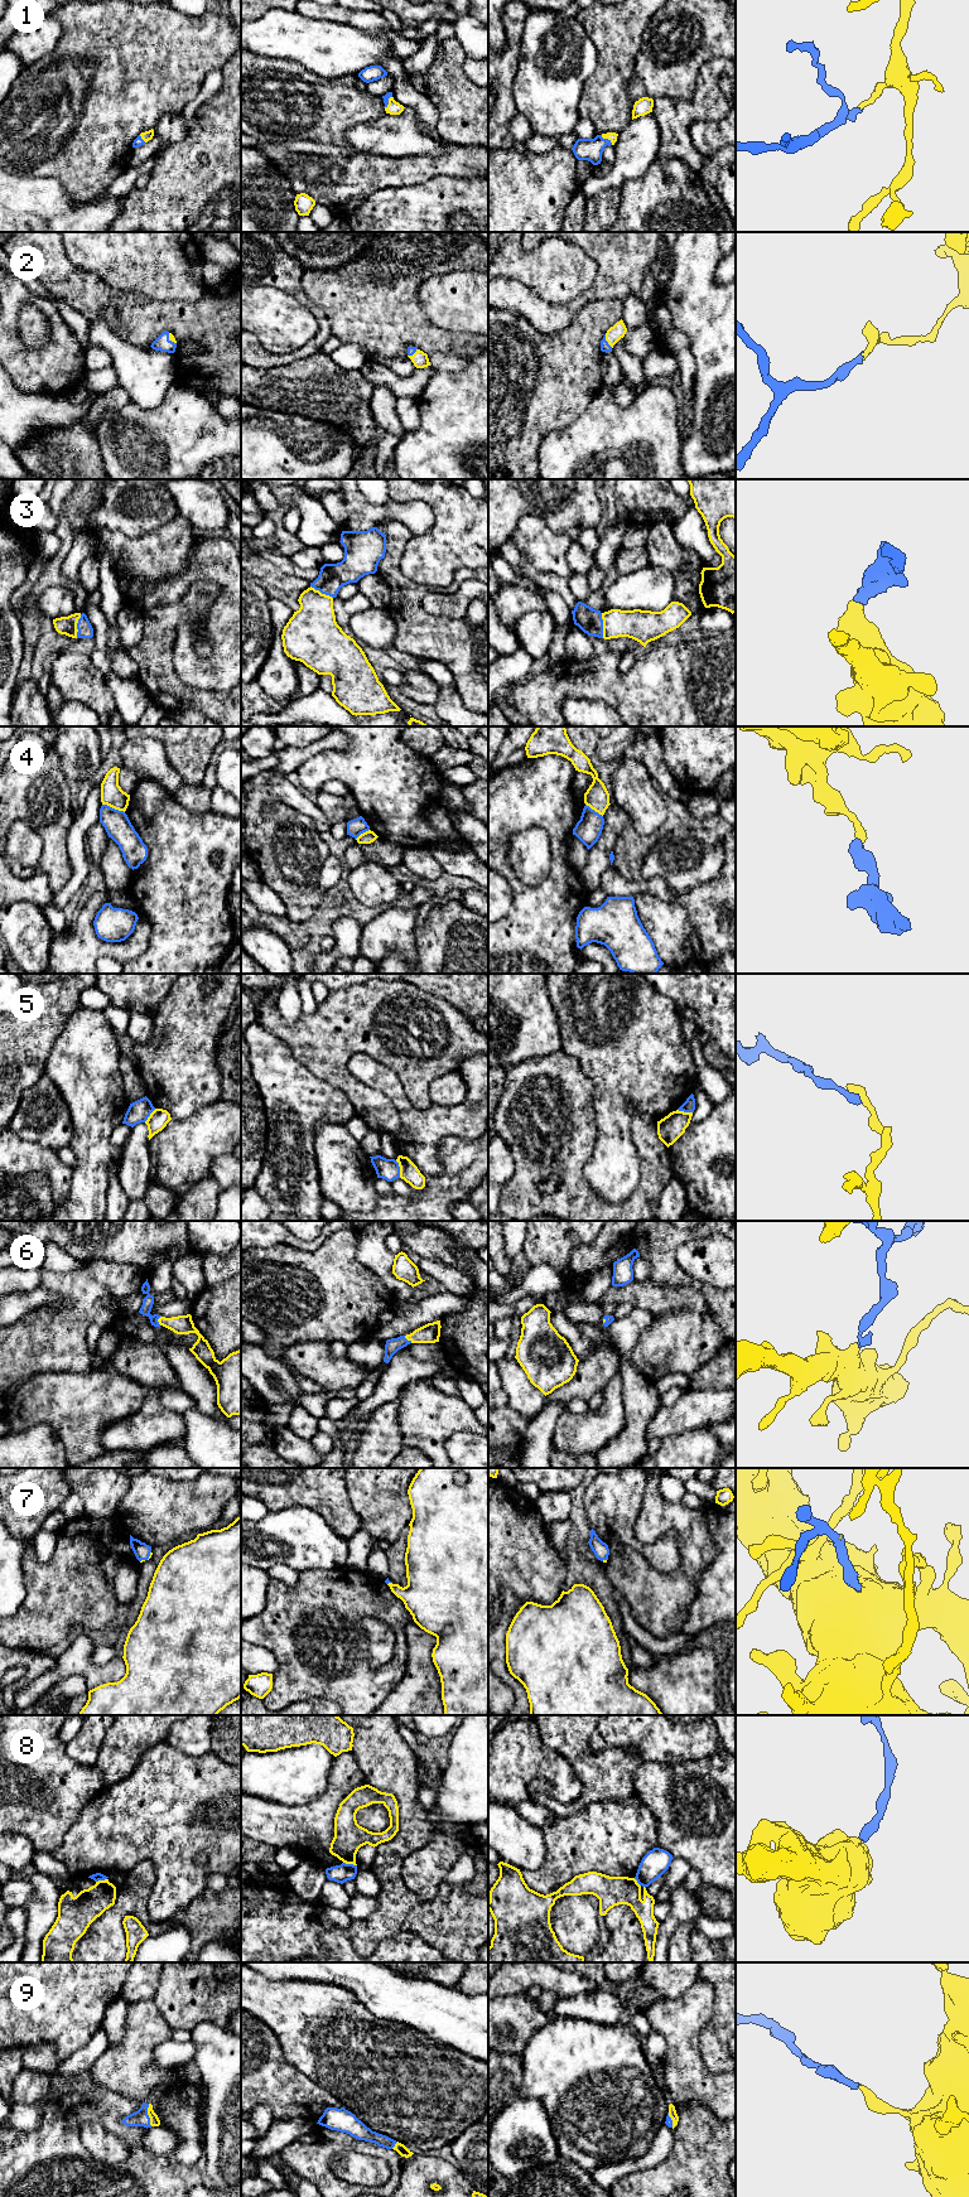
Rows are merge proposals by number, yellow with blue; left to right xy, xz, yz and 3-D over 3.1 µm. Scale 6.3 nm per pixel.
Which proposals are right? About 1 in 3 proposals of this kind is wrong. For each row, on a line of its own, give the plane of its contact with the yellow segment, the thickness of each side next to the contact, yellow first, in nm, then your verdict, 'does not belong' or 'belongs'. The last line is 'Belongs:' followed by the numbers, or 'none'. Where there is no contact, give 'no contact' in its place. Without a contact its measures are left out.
1: contact in yz; calibres 60 and 140 nm; belongs
2: contact in yz; calibres 100 and 60 nm; belongs
3: contact in yz; calibres 200 and 160 nm; belongs
4: contact in xy; calibres 140 and 160 nm; does not belong
5: contact in xz; calibres 120 and 140 nm; does not belong
6: contact in xz; calibres 130 and 90 nm; belongs
7: contact in xy; calibres 20 and 100 nm; belongs
8: contact in xz; calibres 190 and 120 nm; does not belong
9: contact in xy; calibres 60 and 110 nm; belongs
Belongs: 1, 2, 3, 6, 7, 9

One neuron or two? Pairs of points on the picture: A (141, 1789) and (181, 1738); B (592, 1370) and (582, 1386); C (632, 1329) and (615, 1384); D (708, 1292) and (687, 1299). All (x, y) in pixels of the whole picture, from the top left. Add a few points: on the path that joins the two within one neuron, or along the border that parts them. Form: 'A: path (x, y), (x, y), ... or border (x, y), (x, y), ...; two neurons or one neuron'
A: border (163, 1743), (187, 1754), (202, 1754); two neurons
B: path (592, 1374), (586, 1382); one neuron
C: border (618, 1372), (622, 1380), (622, 1401); two neurons
D: border (673, 1285), (695, 1287), (703, 1294), (712, 1314); two neurons

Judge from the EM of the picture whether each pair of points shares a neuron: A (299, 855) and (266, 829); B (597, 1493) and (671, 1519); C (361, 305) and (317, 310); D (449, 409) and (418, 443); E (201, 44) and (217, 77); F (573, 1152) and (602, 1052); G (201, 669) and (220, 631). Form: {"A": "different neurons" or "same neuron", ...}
{"A": "same neuron", "B": "different neurons", "C": "different neurons", "D": "same neuron", "E": "different neurons", "F": "different neurons", "G": "same neuron"}

